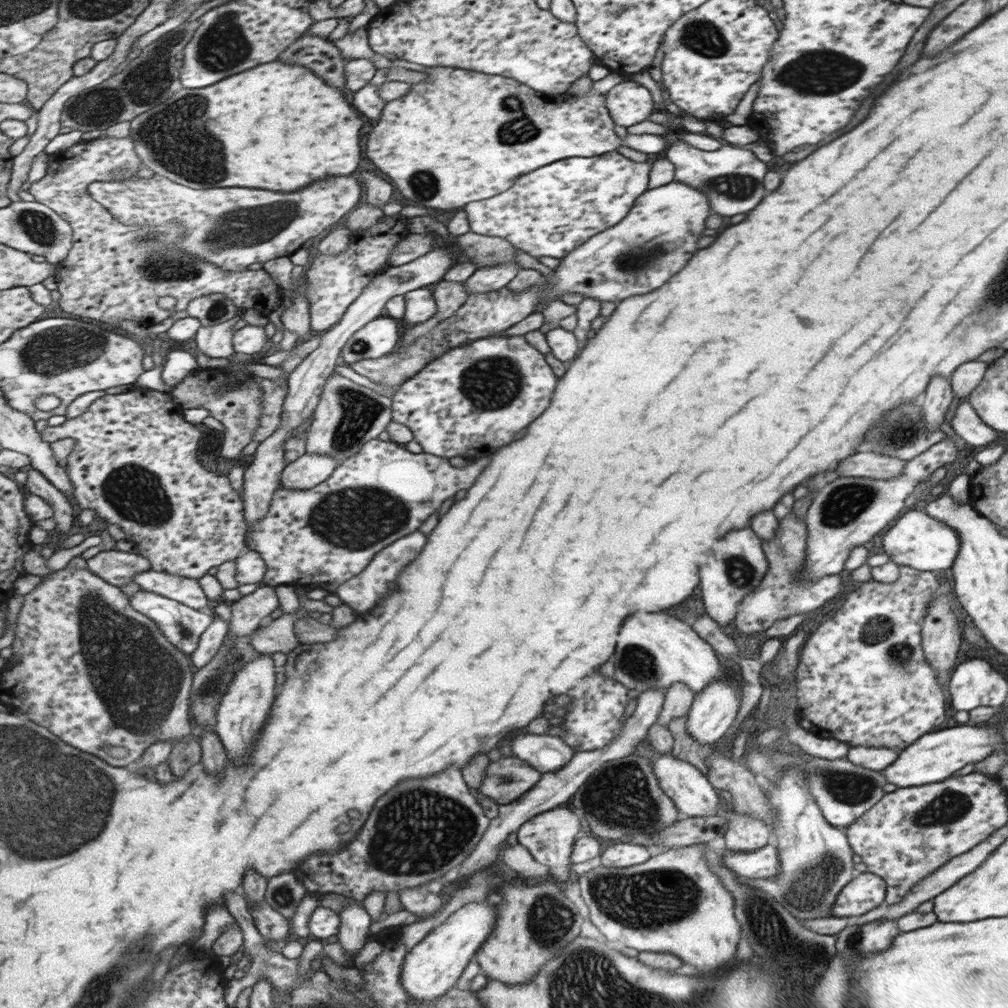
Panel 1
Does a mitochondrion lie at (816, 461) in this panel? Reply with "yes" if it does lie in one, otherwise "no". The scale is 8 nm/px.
no

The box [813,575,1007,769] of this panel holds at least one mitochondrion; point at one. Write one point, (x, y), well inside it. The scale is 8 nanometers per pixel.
(879, 630)

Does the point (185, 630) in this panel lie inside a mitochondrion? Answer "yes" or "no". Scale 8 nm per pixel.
yes

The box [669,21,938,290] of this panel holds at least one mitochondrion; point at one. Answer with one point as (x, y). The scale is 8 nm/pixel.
(817, 72)

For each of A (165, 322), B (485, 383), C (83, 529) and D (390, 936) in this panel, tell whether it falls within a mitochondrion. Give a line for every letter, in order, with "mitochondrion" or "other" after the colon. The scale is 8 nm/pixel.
A: other
B: mitochondrion
C: other
D: other

